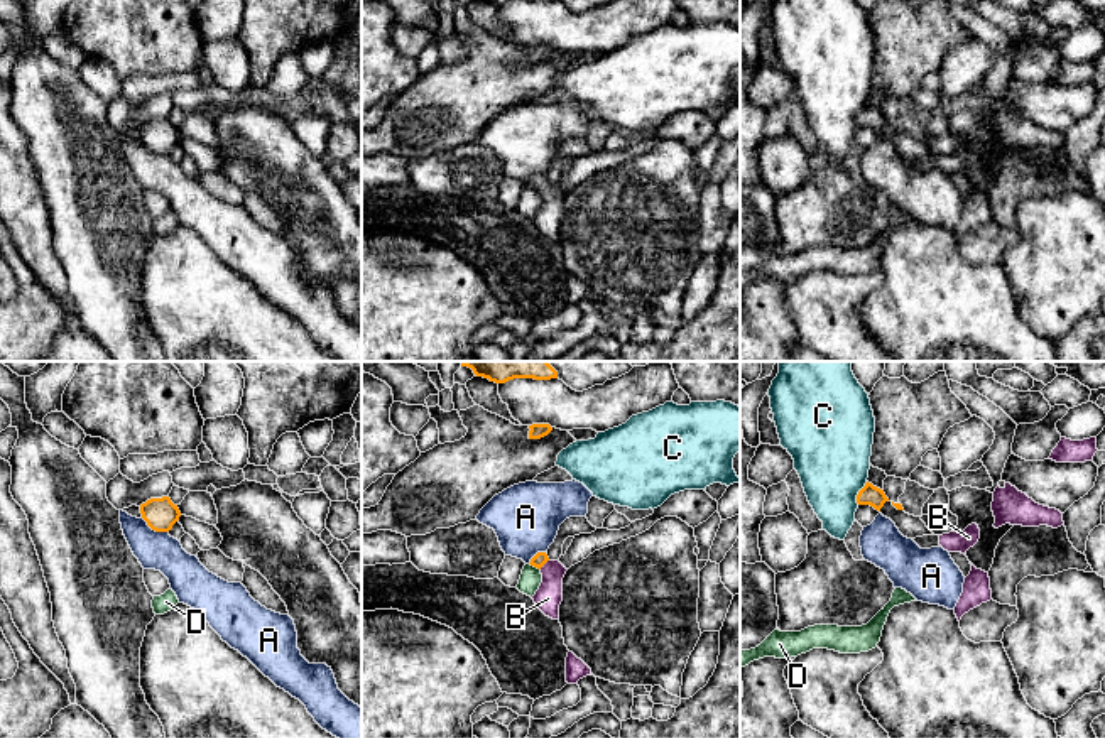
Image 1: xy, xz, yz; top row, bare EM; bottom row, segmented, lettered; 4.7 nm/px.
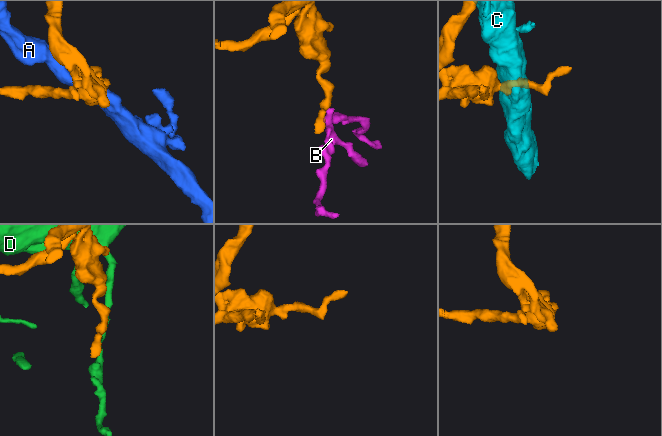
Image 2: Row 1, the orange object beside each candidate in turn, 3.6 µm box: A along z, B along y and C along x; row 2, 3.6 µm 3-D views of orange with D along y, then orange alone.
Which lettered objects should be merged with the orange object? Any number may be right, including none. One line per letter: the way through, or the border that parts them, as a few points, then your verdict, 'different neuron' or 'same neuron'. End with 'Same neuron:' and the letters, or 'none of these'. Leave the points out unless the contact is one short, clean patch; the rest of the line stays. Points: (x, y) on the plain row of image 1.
A: different neuron
B: runs through xz (539, 181), (543, 186), (548, 220); same neuron
C: different neuron
D: different neuron
Same neuron: B

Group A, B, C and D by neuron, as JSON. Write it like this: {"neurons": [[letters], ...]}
{"neurons": [["A"], ["B"], ["C"], ["D"]]}

